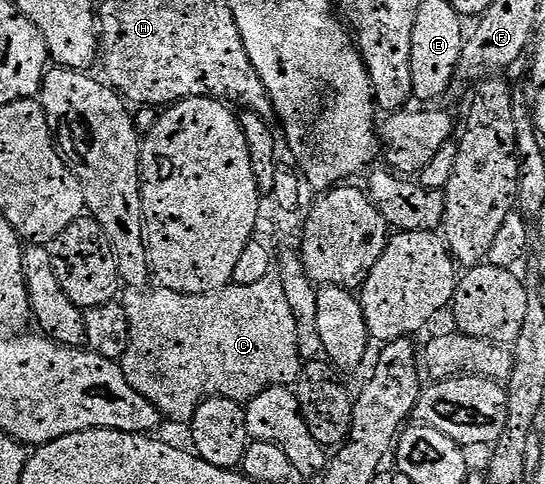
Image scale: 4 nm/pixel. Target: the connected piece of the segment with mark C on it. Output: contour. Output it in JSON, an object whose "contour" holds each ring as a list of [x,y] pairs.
{"contour":[[[270,276],[258,281],[257,284],[250,284],[248,287],[232,284],[215,294],[182,294],[162,288],[151,289],[143,288],[138,292],[128,293],[131,295],[125,298],[127,315],[131,321],[131,339],[129,340],[129,348],[121,359],[121,365],[125,372],[125,380],[129,380],[129,384],[133,384],[133,388],[137,388],[137,392],[141,392],[141,396],[145,396],[145,400],[153,403],[164,419],[172,418],[175,422],[187,424],[195,417],[197,408],[206,398],[216,396],[232,398],[234,402],[246,404],[271,386],[294,387],[298,383],[299,373],[303,371],[305,365],[305,361],[299,354],[298,320],[295,319],[293,308],[289,306],[286,290],[278,277]]]}

